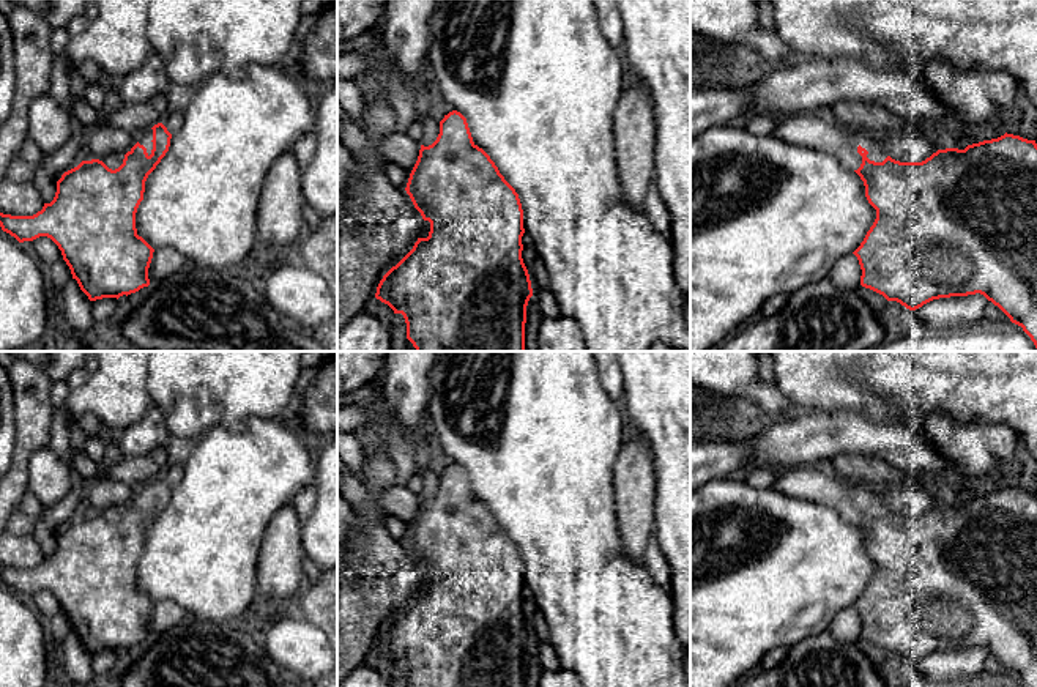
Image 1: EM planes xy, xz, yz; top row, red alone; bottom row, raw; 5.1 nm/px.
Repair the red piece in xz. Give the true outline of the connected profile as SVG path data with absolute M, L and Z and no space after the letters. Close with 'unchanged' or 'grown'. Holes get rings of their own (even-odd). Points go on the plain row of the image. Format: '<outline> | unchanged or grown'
M460 465L444 468L437 493L421 498L405 544L422 572L430 575L430 585L427 591L418 591L413 602L383 629L375 651L403 668L407 687L525 687L533 641L522 611L522 556L490 509L473 495Z | unchanged

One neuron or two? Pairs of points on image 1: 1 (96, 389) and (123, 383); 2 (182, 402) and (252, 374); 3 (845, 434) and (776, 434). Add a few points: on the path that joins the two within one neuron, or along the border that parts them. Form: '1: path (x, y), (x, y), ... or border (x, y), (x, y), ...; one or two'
1: path (103, 389), (117, 388); one
2: path (199, 385), (210, 374), (235, 374); one
3: path (828, 434), (793, 434); one

